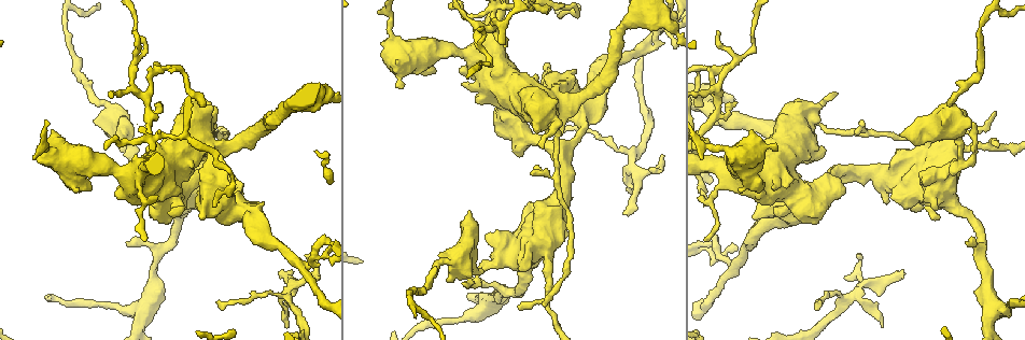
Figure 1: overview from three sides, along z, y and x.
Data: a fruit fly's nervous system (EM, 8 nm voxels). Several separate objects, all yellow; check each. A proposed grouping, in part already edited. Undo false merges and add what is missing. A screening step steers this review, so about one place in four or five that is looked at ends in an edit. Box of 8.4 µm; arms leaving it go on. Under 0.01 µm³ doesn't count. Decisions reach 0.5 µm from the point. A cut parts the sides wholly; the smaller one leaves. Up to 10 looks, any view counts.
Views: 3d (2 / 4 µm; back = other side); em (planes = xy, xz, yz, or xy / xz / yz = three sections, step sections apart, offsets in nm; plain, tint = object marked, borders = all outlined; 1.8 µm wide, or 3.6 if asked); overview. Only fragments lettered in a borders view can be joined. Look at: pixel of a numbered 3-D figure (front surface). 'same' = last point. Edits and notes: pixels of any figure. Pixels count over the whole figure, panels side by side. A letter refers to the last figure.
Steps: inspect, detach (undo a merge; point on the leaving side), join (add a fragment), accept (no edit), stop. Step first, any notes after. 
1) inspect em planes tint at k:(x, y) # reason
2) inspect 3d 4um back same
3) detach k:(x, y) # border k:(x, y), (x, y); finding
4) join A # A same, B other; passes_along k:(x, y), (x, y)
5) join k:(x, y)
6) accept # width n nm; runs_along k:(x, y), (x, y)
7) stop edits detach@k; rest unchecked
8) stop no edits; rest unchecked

inspect em planes borders at 1:(993, 112) # branch stops here

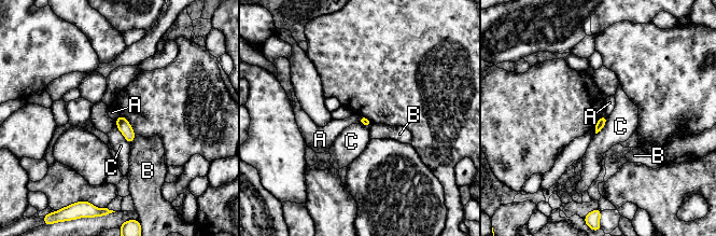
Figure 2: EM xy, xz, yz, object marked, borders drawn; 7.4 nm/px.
accept # longest_contact C 180 nm; A other, B other, C other; border 2:(359, 116), (361, 122); none of them fits

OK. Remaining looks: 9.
inspect 3d 4um at 1:(279, 273) # branch stops here

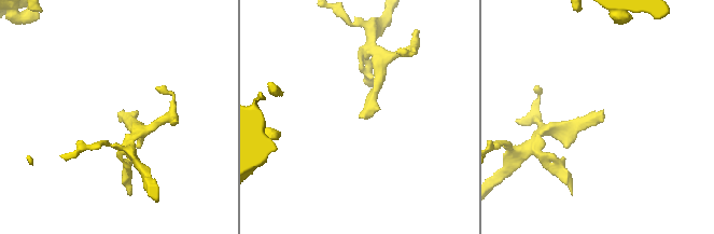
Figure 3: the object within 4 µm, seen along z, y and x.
inspect em planes tint at 3:(360, 117) # now the EM

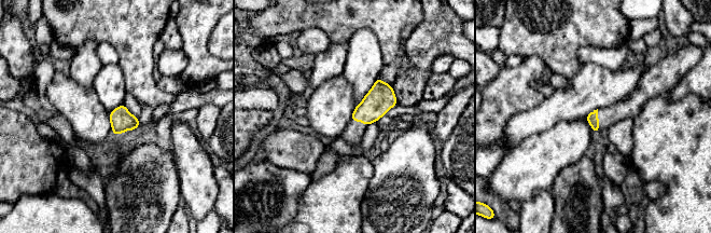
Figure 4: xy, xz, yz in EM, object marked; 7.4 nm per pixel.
inspect em planes borders same

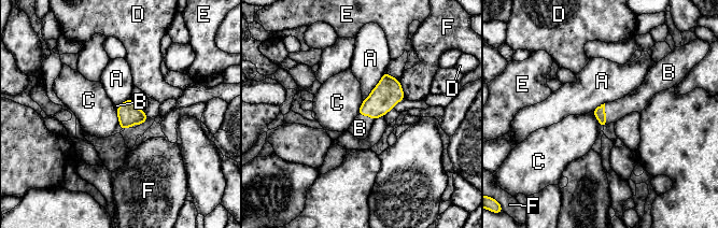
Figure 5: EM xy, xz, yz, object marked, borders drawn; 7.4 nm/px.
join B # longest_contact A 280 nm; A other, B same, C other, D other, E other, F other; the neuron continues

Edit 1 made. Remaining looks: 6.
inspect 3d 2um at 1:(467, 213) # thick end

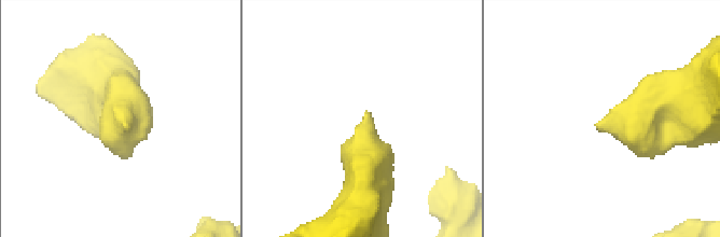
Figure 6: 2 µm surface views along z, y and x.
inspect em xy step 4 borders at 6:(367, 114) # now the EM

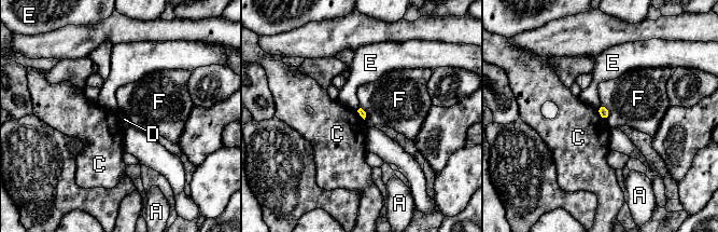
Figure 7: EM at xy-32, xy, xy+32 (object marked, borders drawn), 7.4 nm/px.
inspect em xz step 16 borders same # cut it another way

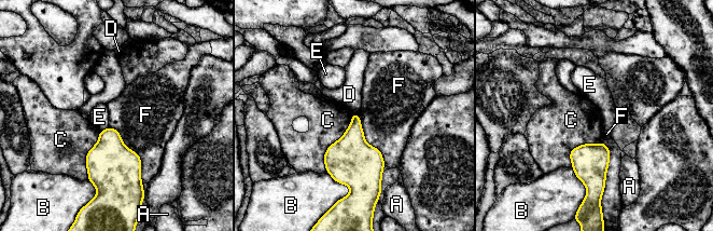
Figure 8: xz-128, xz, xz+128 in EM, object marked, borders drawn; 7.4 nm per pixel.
accept # longest_contact F 500 nm; A other, B other, C other, D other, E other, F other; border 8:(353, 113), (324, 154), (325, 171); no lettered fragment goes on from it

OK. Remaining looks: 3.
inspect 3d 4um back at 1:(776, 151) # an open end

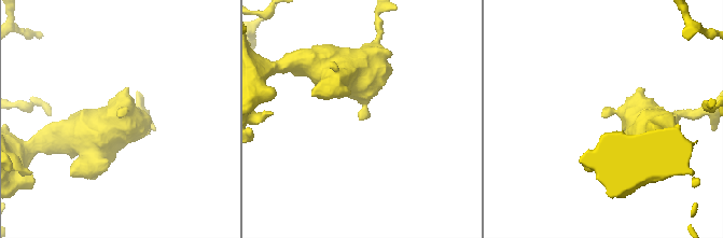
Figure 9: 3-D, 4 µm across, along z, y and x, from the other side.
inspect em xz step 4 borders at 9:(360, 119)

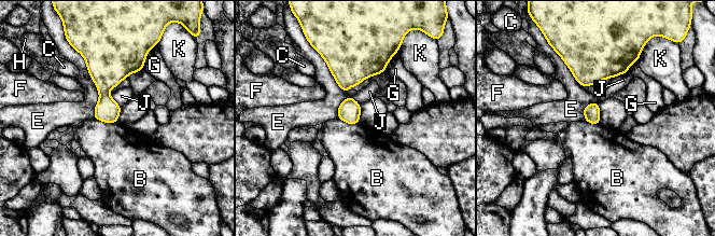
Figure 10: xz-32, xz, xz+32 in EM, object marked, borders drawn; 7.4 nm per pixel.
accept # B other, C other, E other, F other, G other, H other, J other, K other; border 10:(94, 118), (108, 123), (116, 122); none of them fits

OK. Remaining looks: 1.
stop edits join@5; rest unchecked

